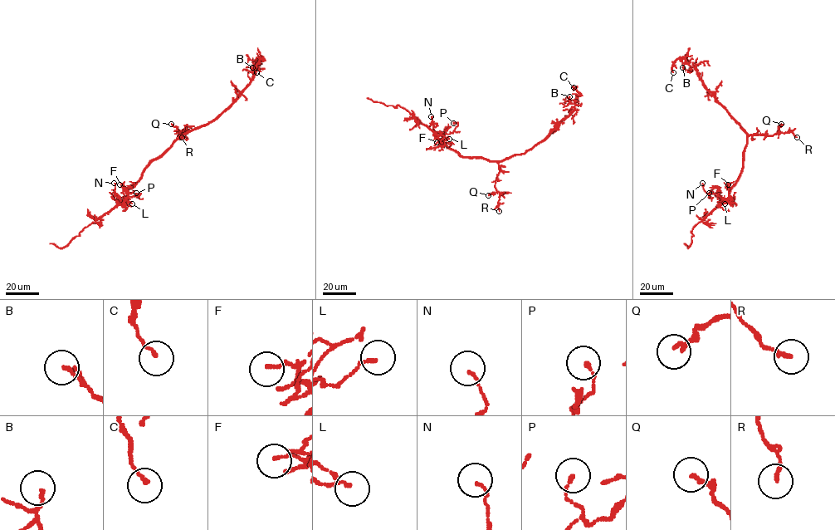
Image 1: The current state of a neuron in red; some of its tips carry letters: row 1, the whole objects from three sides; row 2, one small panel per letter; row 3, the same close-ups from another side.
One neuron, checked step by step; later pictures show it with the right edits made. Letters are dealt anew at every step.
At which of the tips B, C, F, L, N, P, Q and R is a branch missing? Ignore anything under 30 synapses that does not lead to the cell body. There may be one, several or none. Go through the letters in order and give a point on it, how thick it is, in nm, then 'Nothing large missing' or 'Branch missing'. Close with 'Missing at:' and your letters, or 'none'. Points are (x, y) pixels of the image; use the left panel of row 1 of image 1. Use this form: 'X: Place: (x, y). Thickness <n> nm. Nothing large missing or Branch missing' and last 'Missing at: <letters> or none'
B: Place: (252, 67). Thickness 130 nm. Nothing large missing
C: Place: (256, 72). Thickness 150 nm. Nothing large missing
F: Place: (119, 184). Thickness 120 nm. Nothing large missing
L: Place: (132, 203). Thickness 90 nm. Nothing large missing
N: Place: (114, 183). Thickness 110 nm. Nothing large missing
P: Place: (136, 193). Thickness 140 nm. Nothing large missing
Q: Place: (171, 124). Thickness 190 nm. Nothing large missing
R: Place: (182, 137). Thickness 180 nm. Nothing large missing
Missing at: none

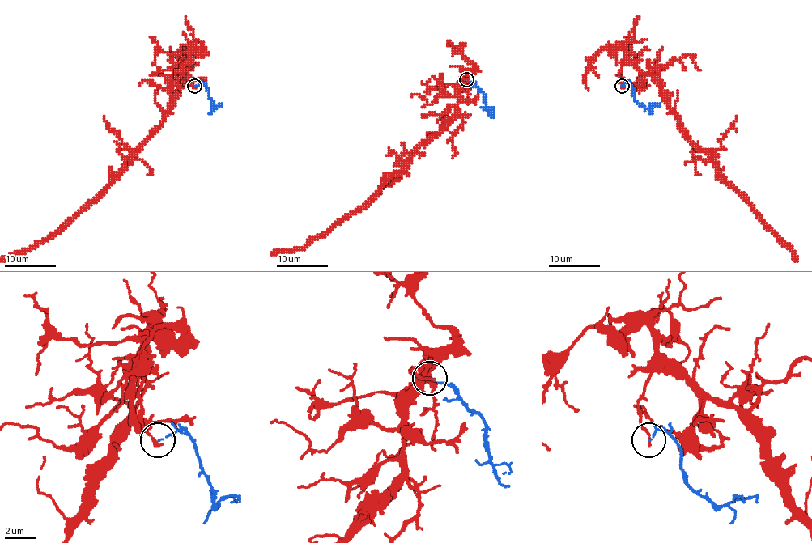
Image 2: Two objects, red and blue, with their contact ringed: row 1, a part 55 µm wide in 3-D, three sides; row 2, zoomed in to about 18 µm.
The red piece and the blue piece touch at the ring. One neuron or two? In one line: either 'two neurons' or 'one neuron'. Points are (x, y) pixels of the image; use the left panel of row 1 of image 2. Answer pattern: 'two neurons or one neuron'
two neurons

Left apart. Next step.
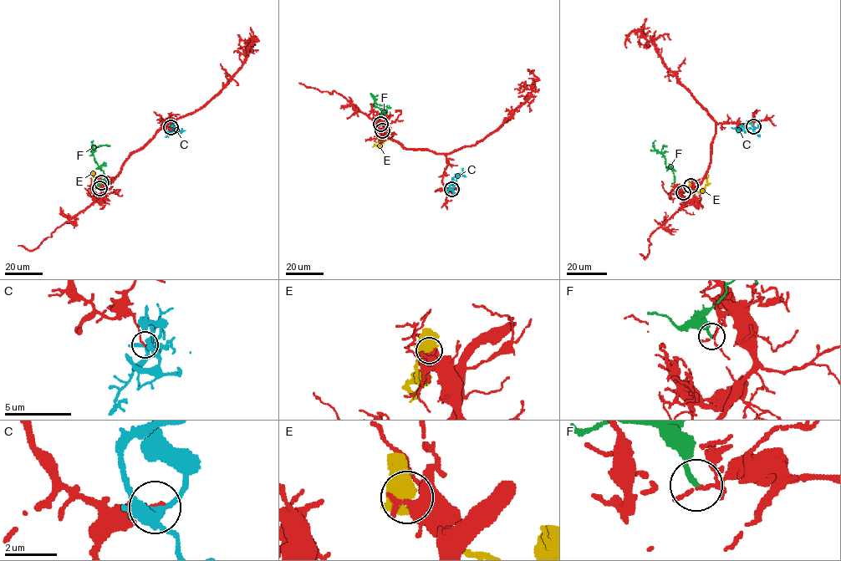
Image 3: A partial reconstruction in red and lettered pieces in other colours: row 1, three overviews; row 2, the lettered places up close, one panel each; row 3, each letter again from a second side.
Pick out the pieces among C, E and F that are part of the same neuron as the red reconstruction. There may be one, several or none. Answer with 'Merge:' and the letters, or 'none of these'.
Merge: none of these

